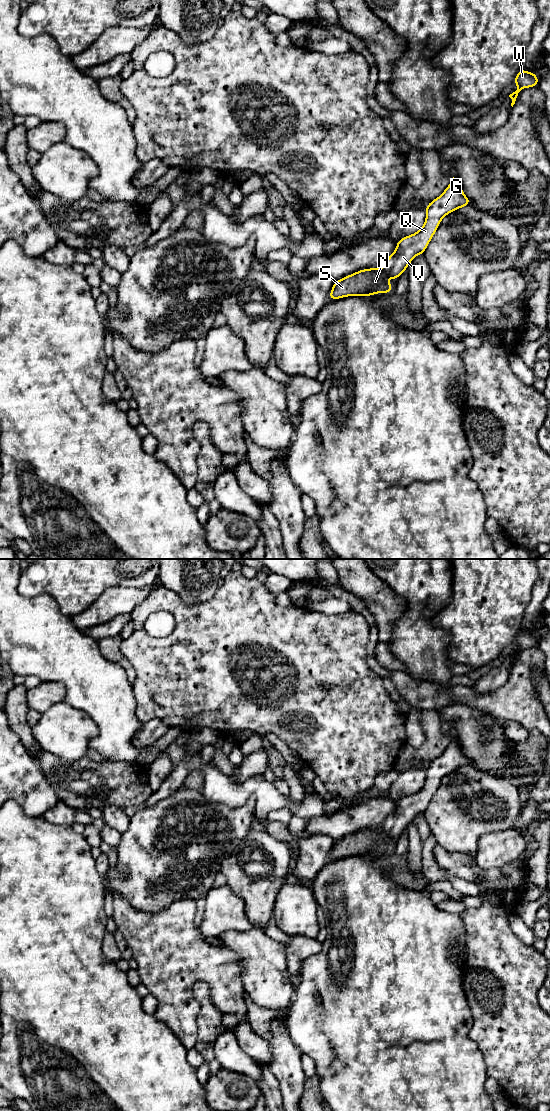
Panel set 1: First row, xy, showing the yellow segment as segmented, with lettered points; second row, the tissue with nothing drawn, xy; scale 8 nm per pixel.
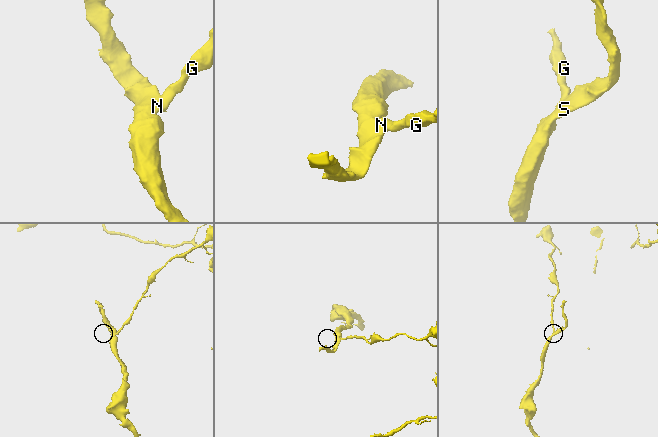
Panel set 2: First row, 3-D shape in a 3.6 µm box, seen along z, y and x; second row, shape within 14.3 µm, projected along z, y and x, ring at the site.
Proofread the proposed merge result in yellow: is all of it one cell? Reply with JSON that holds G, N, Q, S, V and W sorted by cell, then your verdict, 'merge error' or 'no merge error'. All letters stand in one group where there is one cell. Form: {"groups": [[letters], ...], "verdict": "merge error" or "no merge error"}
{"groups": [["G", "Q", "V", "W"], ["N", "S"]], "verdict": "merge error"}

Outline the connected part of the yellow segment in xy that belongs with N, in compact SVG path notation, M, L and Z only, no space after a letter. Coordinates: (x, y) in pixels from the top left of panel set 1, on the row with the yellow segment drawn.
M382 268L362 269L335 280L329 294L329 300L348 296L373 296L376 293L391 293L393 292L392 288Z

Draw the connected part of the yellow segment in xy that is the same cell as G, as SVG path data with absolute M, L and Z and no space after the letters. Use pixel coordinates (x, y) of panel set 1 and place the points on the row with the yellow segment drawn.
M453 177L444 192L425 207L426 219L421 229L397 241L395 252L389 255L382 268L384 275L397 280L416 255L424 254L442 218L470 204L471 200Z

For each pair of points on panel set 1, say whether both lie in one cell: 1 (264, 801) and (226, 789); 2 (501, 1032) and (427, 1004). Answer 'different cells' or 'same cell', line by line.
1: same cell
2: different cells

